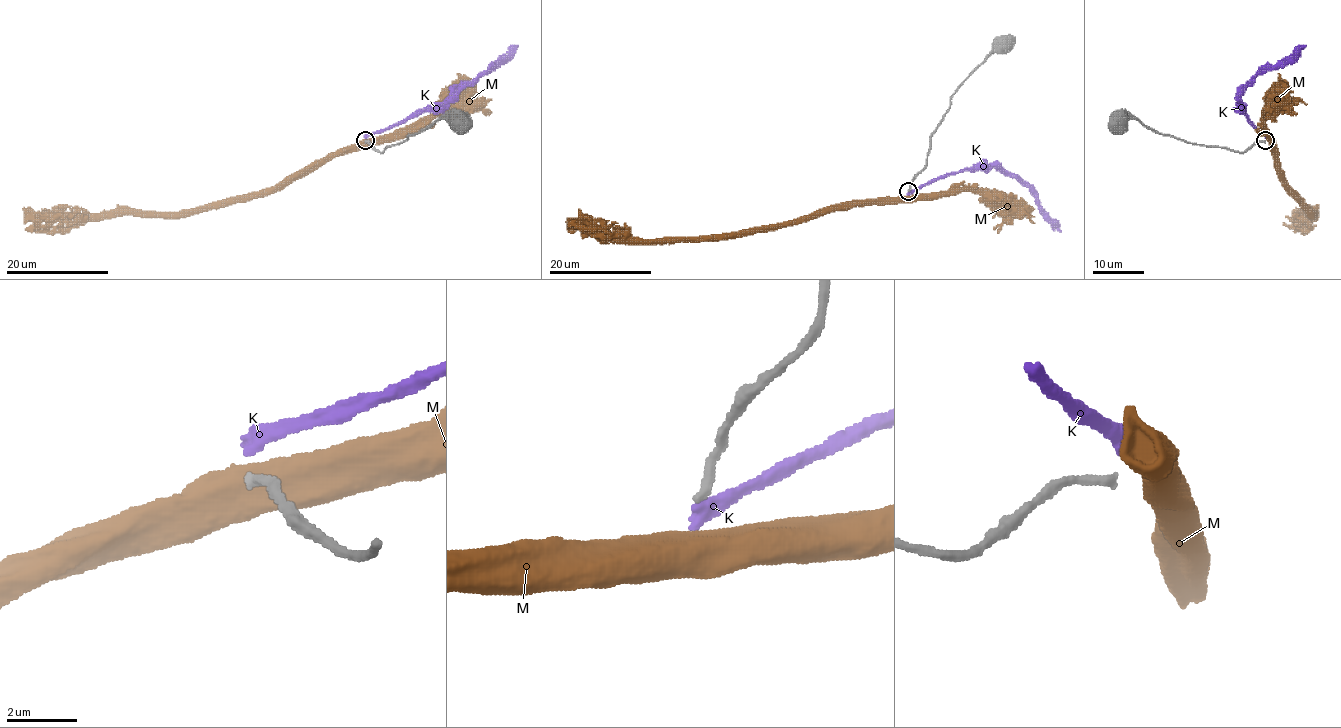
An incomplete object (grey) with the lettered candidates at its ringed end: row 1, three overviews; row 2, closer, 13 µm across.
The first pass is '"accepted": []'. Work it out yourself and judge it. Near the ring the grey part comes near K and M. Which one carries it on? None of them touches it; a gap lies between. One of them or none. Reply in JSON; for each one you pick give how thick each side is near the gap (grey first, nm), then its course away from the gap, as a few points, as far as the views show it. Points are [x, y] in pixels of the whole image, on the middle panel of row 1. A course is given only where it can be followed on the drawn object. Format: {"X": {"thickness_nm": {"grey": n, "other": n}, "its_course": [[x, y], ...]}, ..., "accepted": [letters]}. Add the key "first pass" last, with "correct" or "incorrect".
{"accepted": [], "first pass": "correct"}

